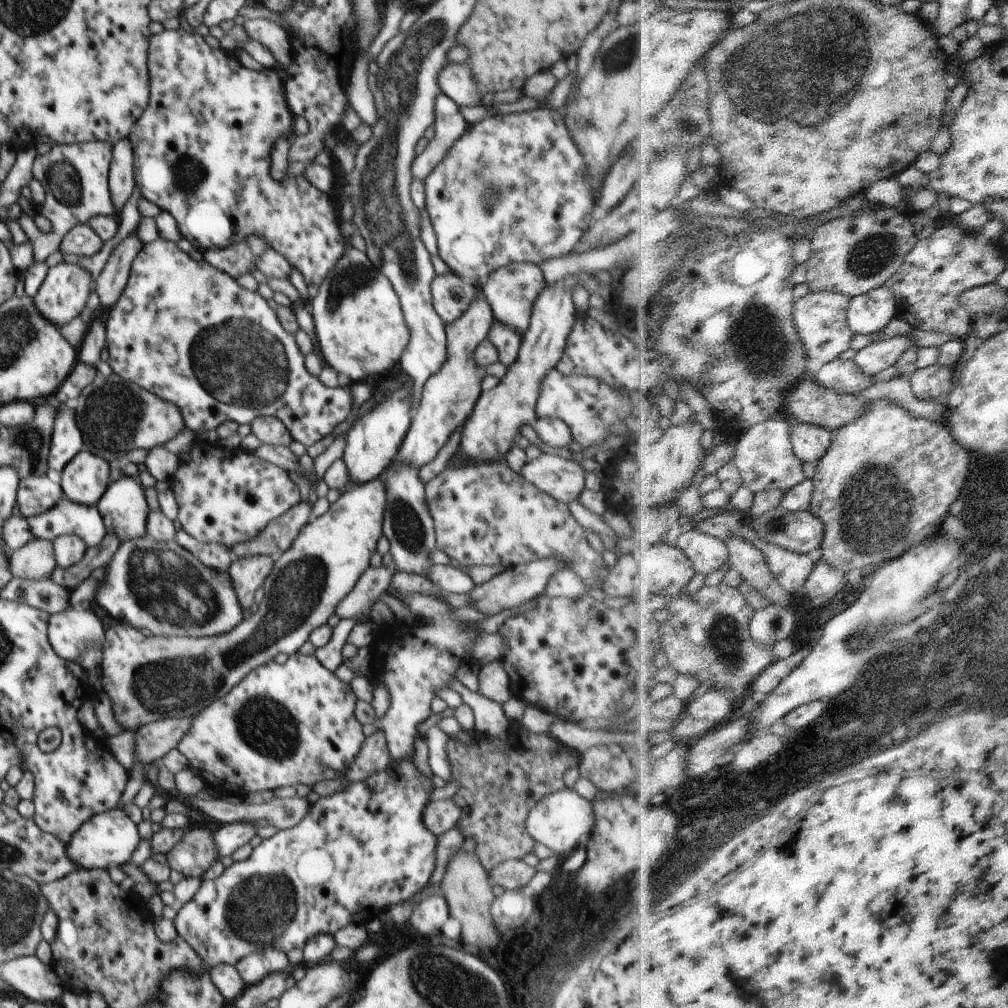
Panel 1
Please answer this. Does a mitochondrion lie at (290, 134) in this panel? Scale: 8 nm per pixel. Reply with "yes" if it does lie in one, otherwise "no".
no

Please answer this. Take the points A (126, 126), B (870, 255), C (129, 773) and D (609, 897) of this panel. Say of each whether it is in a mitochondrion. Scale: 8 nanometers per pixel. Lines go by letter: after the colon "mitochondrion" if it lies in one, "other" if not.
A: other
B: mitochondrion
C: other
D: other

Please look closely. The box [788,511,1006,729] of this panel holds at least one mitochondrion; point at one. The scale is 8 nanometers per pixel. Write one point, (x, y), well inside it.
(868, 648)

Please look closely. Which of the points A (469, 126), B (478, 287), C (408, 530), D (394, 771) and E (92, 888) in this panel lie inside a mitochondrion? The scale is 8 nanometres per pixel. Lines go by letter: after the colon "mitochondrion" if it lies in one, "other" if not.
A: other
B: other
C: mitochondrion
D: other
E: other

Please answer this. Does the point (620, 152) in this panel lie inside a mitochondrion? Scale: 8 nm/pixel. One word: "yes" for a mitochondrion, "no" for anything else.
no

